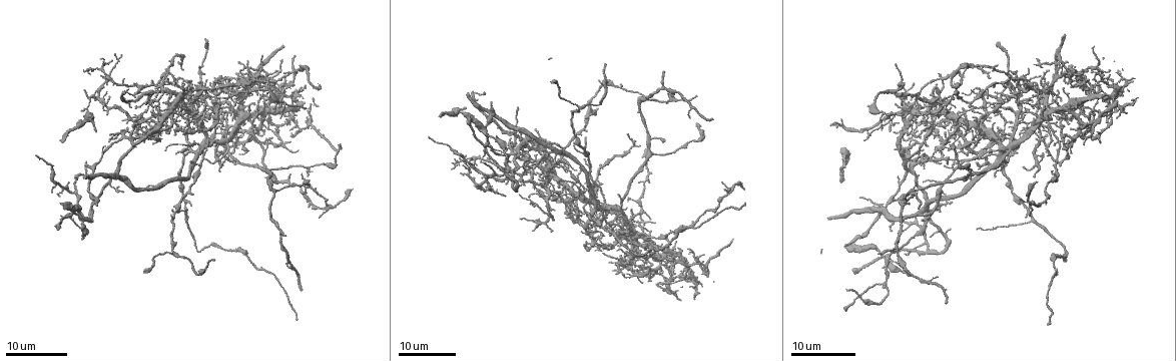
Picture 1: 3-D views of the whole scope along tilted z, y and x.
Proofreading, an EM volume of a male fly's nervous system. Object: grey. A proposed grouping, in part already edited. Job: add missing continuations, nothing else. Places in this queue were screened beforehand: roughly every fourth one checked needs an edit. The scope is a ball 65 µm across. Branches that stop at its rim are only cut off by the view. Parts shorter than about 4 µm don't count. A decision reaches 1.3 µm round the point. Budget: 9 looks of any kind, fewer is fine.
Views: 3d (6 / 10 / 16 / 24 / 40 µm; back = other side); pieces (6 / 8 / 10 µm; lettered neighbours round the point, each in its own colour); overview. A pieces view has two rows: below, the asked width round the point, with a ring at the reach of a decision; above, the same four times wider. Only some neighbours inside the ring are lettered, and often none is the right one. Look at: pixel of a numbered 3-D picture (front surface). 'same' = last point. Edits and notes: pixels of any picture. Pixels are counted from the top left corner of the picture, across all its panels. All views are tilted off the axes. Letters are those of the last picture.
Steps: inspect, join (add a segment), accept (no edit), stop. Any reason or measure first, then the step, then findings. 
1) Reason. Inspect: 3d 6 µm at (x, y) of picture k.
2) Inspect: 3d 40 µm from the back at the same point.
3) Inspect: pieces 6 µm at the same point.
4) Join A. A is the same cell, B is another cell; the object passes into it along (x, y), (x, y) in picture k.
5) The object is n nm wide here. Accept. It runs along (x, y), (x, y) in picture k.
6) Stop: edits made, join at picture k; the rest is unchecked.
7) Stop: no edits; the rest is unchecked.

Branch stops here. Inspect: 3d 16 µm at (640, 250) of picture 1.

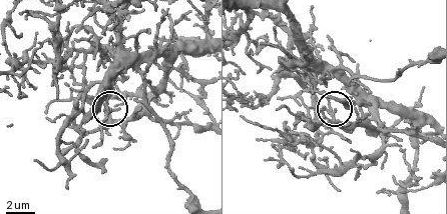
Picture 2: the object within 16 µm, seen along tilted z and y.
Inspect: pieces 10 µm at (335, 112) of picture 2.

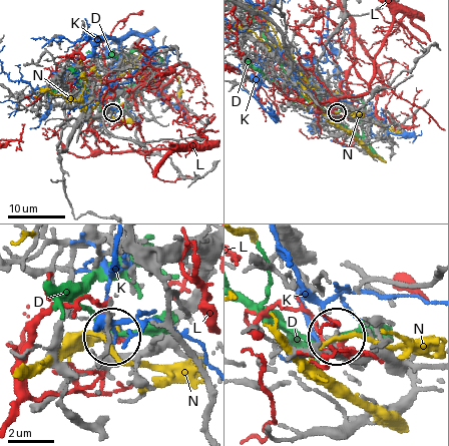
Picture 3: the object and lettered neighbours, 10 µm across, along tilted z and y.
Accept. D, K, L and N are other cells; no lettered segment goes on from it.

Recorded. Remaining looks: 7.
Branch stops here. Inspect: 3d 16 µm at (272, 137) of picture 1.

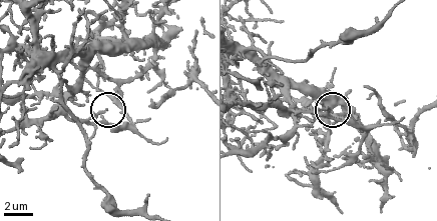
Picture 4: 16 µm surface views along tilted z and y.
What lies round it. Inspect: pieces 8 µm at (104, 112) of picture 4.

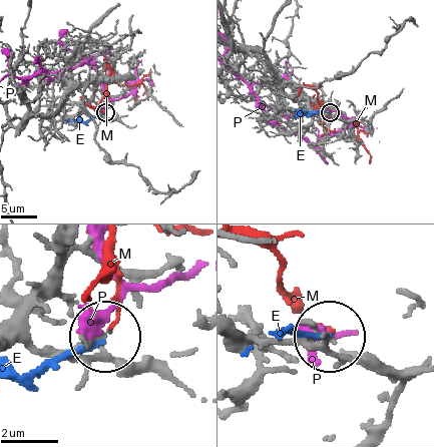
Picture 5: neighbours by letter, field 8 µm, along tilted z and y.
Accept. E, M and P are other cells; it runs along (56, 242), (30, 336), (41, 348), (68, 352), (102, 338) in picture 5; none of them fits.

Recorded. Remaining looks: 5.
Inspect: 3d 16 µm at (1048, 90) of picture 1.

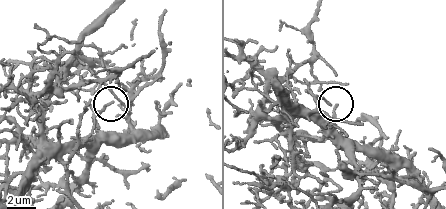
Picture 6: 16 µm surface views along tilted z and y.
Inspect: pieces 10 µm at (337, 106) of picture 6.

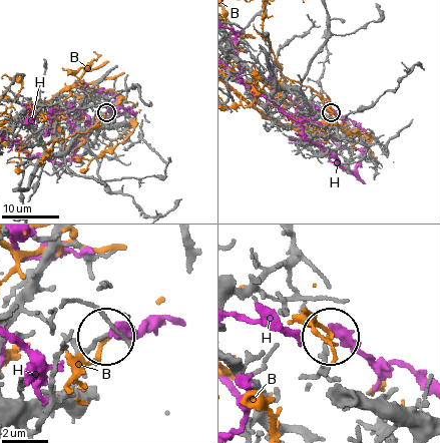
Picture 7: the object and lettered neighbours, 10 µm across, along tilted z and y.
Accept. B and H are other cells; no lettered segment goes on from it.

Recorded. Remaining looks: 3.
Free end. Inspect: 3d 16 µm at (114, 56) of picture 1.

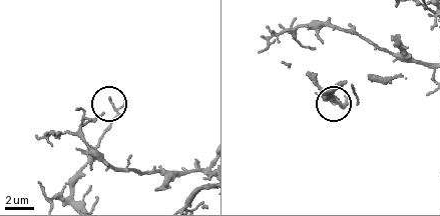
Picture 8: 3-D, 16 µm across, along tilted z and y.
Inspect: 3d 10 µm at (108, 99) of picture 8.

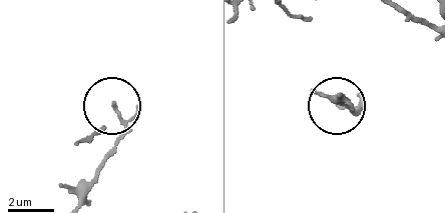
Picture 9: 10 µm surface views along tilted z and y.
Inspect: pieces 6 µm at (114, 107) of picture 9.

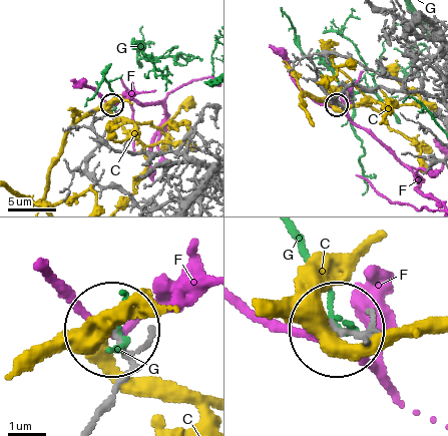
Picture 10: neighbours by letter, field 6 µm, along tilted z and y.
Accept. C, F and G are other cells; it runs along (86, 425), (121, 379), (127, 360), (116, 333) in picture 10; no lettered segment goes on from it.

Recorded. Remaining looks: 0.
Stop: no edits; the rest is unchecked.

